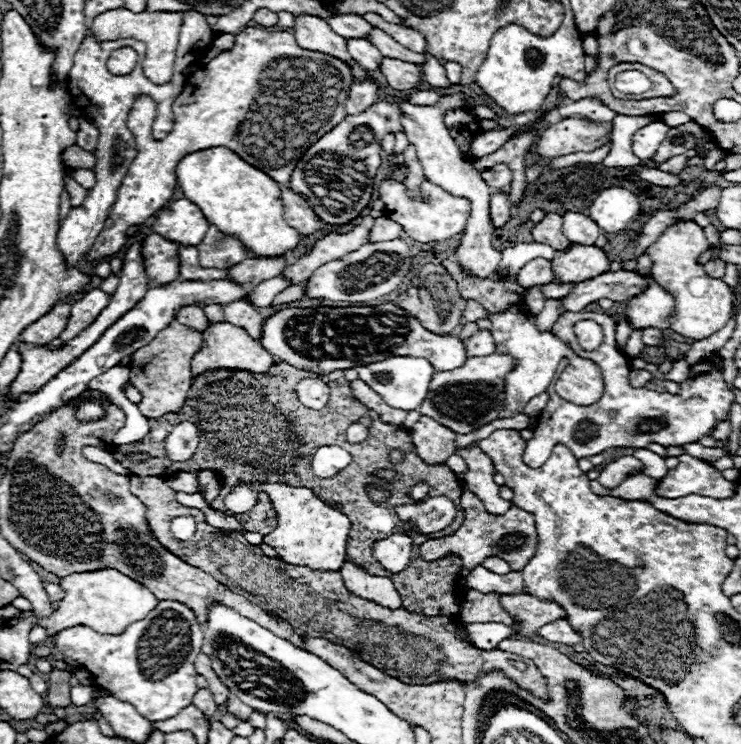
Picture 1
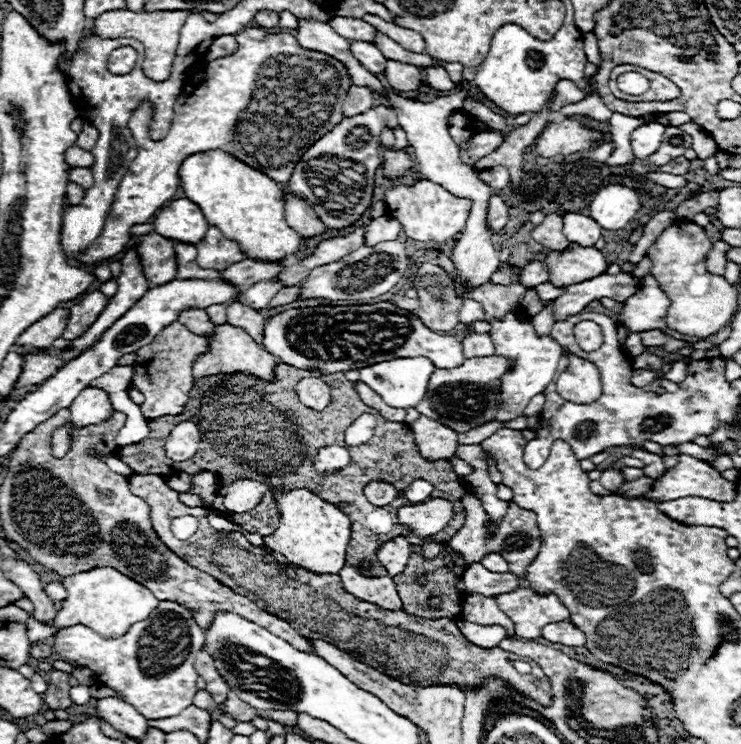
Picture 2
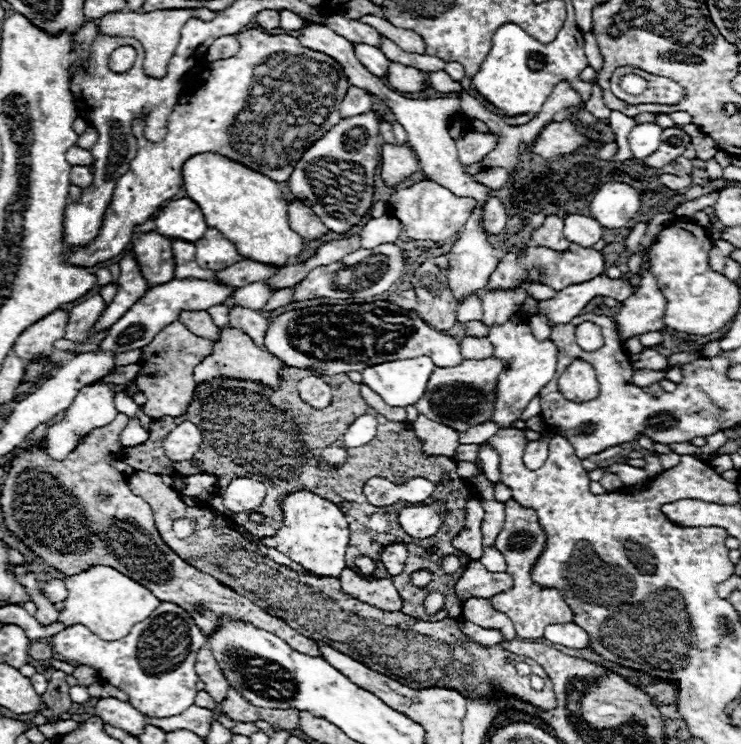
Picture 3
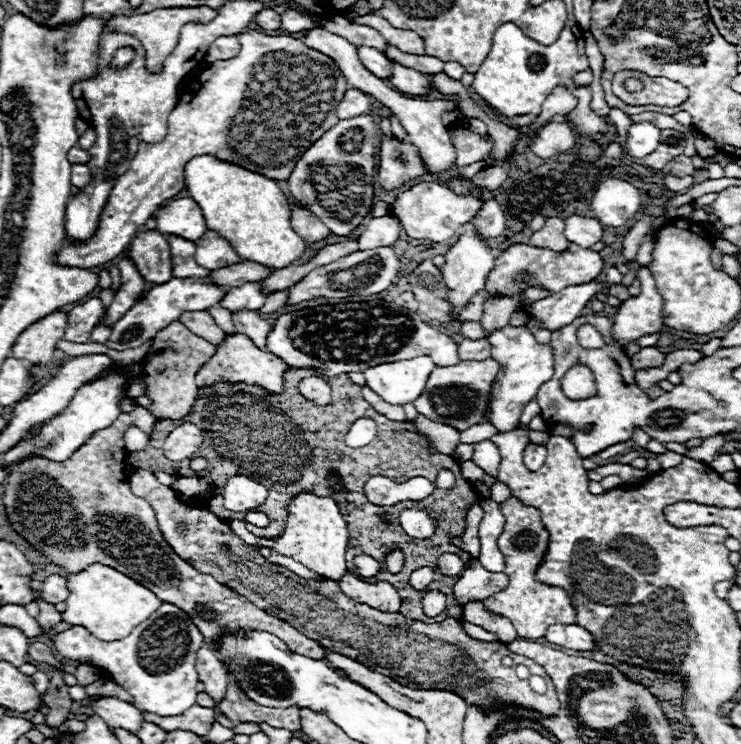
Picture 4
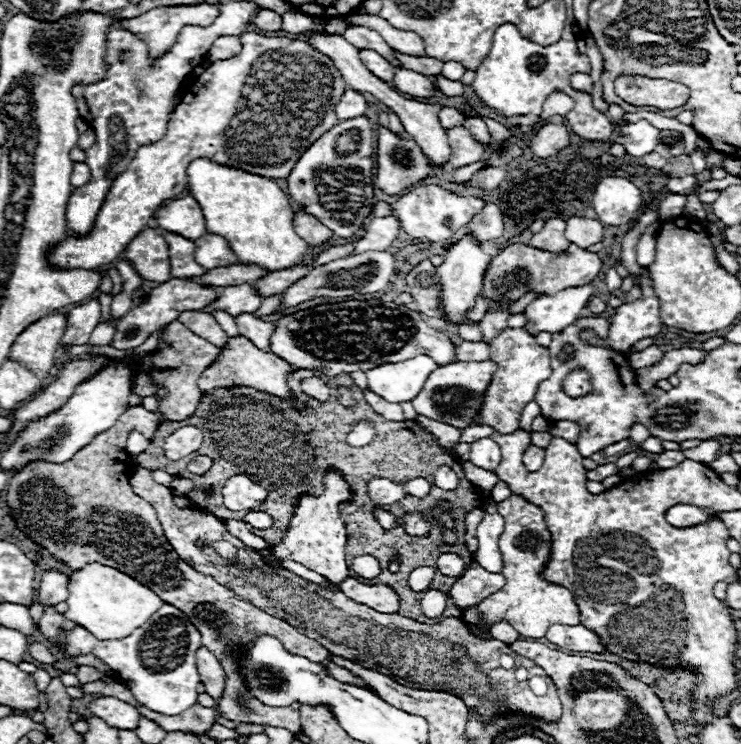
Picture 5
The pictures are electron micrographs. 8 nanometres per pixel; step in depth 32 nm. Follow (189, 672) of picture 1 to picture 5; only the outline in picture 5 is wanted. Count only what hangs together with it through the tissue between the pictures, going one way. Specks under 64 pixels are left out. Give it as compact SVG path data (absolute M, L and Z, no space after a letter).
M162 604L150 620L122 640L98 640L86 628L76 626L64 634L64 646L60 650L66 656L96 656L114 672L116 680L134 694L138 704L166 716L176 716L198 698L196 686L200 684L200 676L196 670L196 650L200 646L202 636L188 616L172 604Z

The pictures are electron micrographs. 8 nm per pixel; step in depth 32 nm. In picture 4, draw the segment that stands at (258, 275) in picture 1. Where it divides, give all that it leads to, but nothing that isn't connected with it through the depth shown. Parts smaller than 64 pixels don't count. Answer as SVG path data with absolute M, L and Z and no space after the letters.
M250 260L246 262L238 262L238 264L232 264L230 268L218 268L218 272L212 272L210 282L218 284L218 286L242 286L246 282L260 282L264 278L268 278L274 270L262 266L262 264L254 264Z

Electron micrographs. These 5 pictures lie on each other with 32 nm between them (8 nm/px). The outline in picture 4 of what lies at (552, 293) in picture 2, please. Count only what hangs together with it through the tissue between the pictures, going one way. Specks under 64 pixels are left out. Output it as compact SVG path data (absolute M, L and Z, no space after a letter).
M536 286L529 287L529 289L527 289L523 294L523 299L518 310L522 310L525 305L530 304L536 300L548 297L550 295L551 293L546 289L542 289Z

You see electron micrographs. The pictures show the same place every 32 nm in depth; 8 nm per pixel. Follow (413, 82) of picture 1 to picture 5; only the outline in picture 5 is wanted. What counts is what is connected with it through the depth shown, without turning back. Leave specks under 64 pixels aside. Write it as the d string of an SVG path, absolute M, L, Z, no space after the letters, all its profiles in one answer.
M394 68L394 82L392 86L402 92L402 94L410 94L414 98L428 98L434 94L434 82L424 76L418 74L414 70L406 70L406 68Z

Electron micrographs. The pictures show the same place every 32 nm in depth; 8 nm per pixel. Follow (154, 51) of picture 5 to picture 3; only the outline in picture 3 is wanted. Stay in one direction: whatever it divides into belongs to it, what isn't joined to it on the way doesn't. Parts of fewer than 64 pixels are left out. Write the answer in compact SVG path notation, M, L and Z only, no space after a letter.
M206 8L200 10L154 10L154 12L110 12L102 18L96 20L98 24L98 32L104 36L132 36L136 40L140 40L144 44L145 60L144 71L148 76L154 78L164 78L168 72L168 64L170 58L174 56L174 50L178 46L178 36L180 36L180 28L186 24L186 20L190 16L198 16L206 22L216 18L216 12L210 12Z

